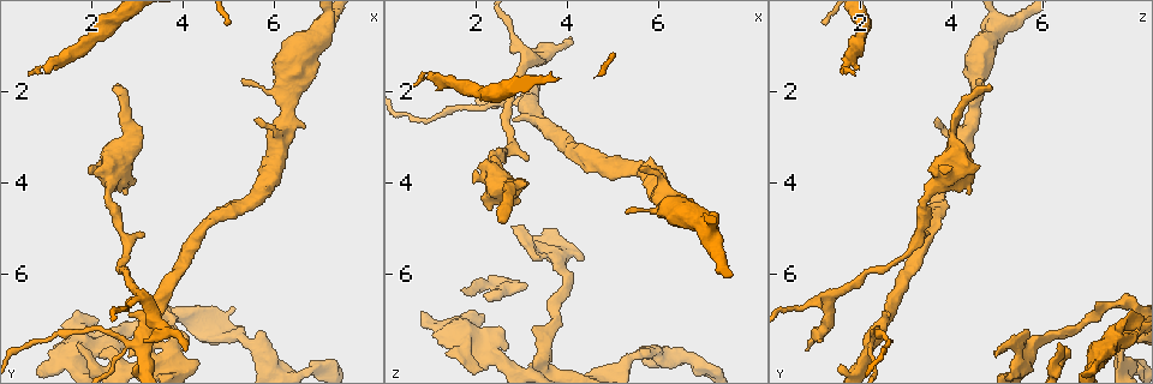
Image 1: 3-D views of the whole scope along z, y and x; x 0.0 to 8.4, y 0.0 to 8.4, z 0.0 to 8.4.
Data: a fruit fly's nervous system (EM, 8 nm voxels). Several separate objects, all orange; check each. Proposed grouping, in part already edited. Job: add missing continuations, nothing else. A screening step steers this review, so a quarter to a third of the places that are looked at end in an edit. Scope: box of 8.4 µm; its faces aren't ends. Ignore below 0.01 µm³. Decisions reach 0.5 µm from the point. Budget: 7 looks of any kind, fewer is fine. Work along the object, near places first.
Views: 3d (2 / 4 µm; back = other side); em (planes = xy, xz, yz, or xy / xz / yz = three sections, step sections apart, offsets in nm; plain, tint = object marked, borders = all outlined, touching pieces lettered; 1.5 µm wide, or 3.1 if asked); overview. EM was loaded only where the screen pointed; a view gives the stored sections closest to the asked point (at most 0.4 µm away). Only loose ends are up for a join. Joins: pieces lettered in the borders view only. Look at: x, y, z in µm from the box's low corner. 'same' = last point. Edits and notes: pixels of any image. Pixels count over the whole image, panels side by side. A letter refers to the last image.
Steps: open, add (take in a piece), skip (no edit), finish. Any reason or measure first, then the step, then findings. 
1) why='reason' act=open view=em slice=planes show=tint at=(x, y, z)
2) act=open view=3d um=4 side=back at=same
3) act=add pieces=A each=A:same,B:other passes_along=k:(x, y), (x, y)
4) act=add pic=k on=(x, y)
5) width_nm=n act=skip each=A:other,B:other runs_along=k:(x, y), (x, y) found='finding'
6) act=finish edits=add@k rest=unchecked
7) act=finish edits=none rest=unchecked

act=open view=em slice=planes show=plain at=(2.60, 1.90, 4.85)

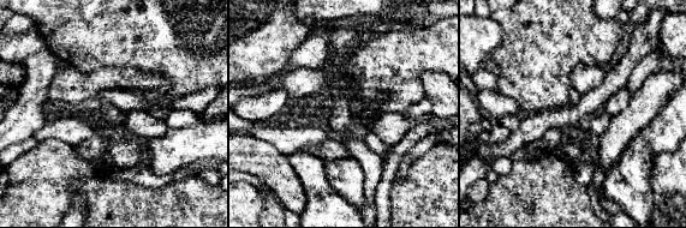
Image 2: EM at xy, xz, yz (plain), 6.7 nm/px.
why='what lies round it' act=open view=em slice=planes show=borders at=same

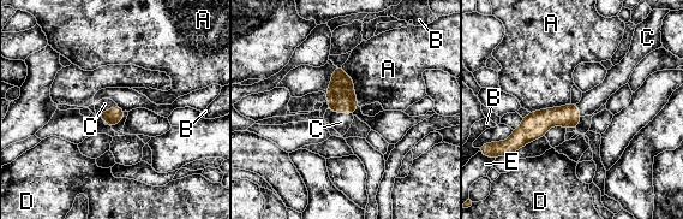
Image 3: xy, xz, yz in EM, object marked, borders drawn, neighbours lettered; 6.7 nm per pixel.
act=add pieces=C each=A:other,B:other,C:same,D:other,E:other found='it goes on there'

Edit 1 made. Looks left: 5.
act=open view=overview

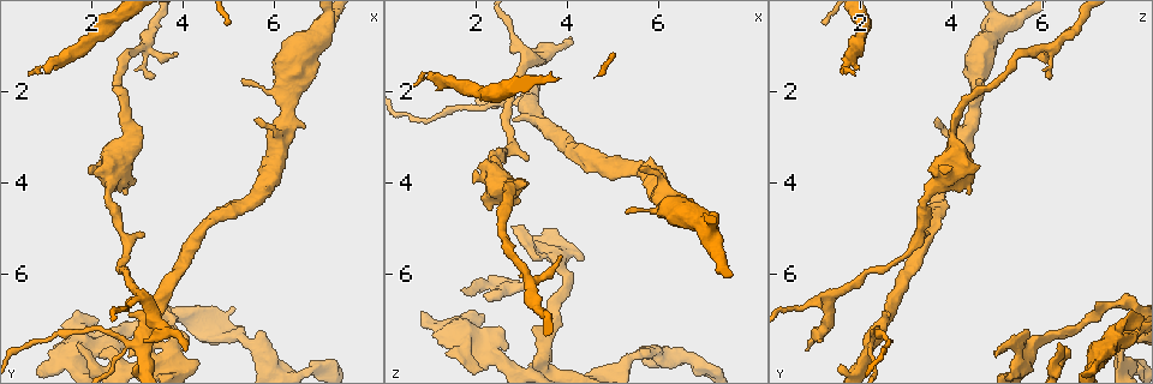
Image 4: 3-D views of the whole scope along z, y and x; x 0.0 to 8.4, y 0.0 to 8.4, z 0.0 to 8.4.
why='free end' act=open view=3d um=4 at=(2.80, 7.85, 4.95)

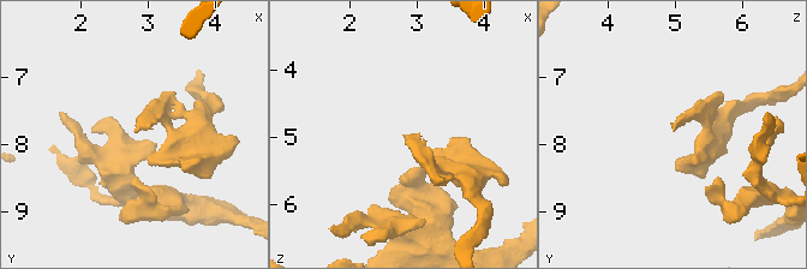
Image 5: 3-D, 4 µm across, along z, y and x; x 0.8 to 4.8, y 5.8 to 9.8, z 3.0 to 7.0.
act=open view=em slice=yz step=4 show=borders at=(2.80, 7.80, 4.95)

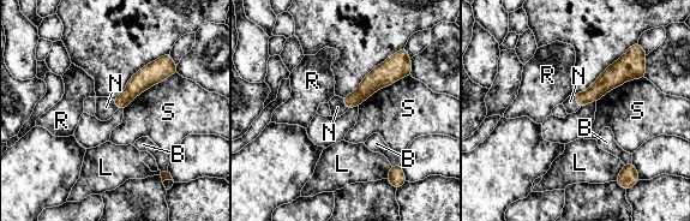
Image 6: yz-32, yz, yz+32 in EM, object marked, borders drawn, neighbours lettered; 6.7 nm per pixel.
act=add pieces=N each=B:other,L:other,N:same,R:other,S:other found='it goes on there'

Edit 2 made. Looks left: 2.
act=open view=overview

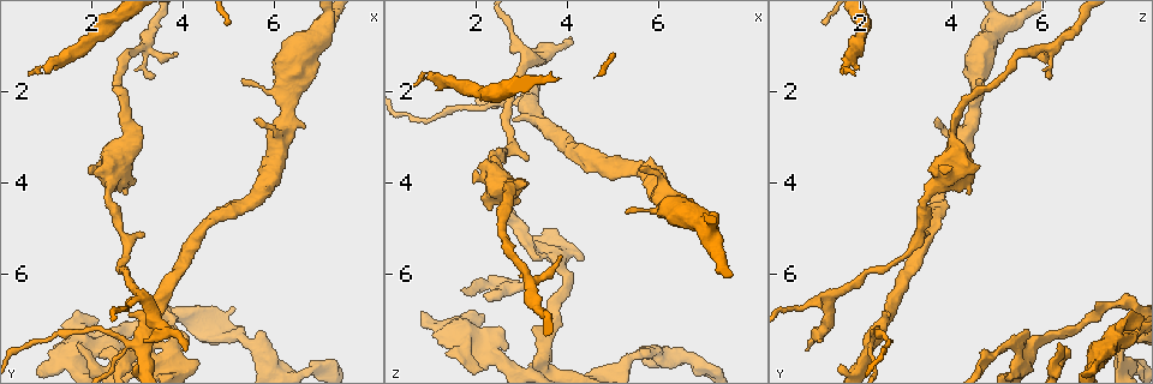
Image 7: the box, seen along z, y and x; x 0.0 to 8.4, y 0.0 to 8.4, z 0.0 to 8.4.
why='free end' act=open view=em slice=planes show=borders at=(4.05, 7.65, 0.85)

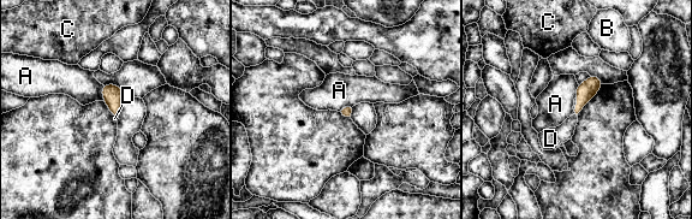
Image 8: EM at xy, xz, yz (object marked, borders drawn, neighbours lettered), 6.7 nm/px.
act=add pieces=D each=A:other,B:other,C:other,D:same passes_along=8:(586, 90), (574, 116), (550, 138) found='the cell continues'

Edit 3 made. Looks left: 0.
act=finish edits=add@3,add@6,add@8 rest=unchecked

